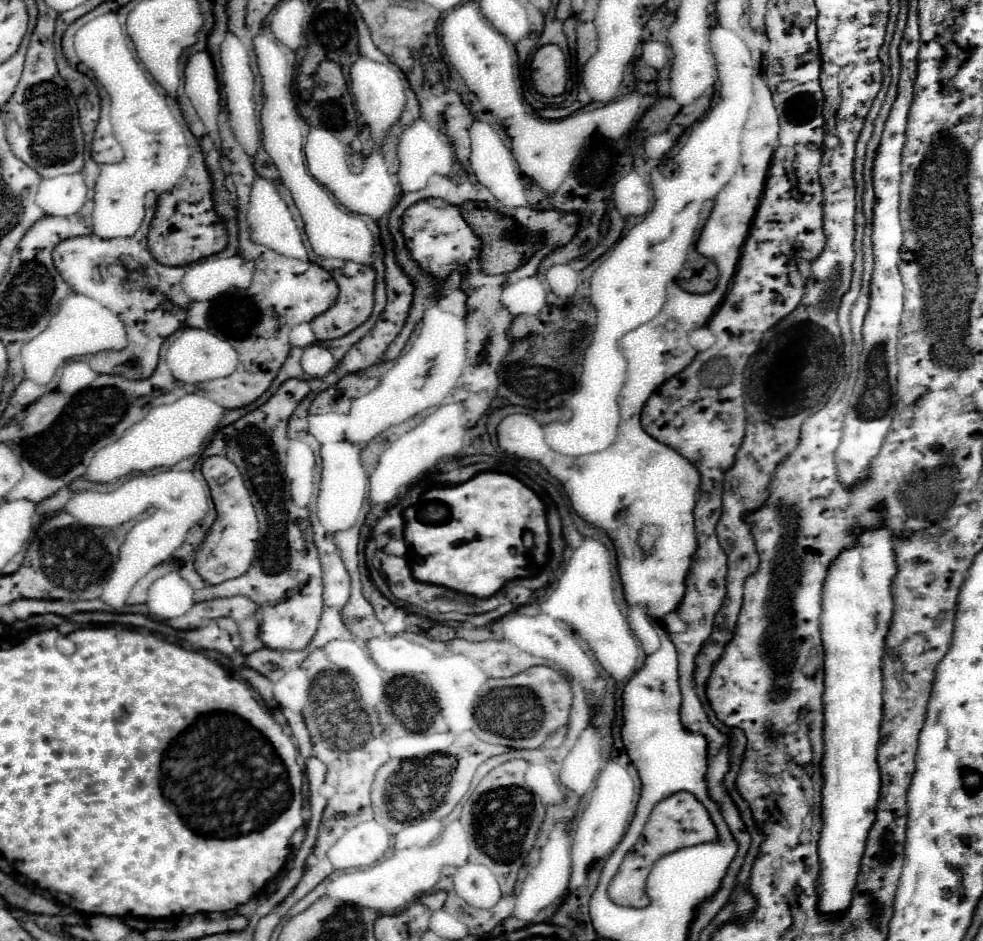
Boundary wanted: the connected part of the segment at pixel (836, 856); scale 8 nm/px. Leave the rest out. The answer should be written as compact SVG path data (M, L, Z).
M888 526L862 530L856 534L856 544L842 550L828 568L822 586L822 616L820 632L826 654L824 662L824 758L822 758L822 832L818 842L818 856L822 872L818 878L820 912L844 912L852 900L860 860L864 854L868 830L874 822L874 810L880 794L880 772L876 750L880 742L882 722L882 656L884 640L890 628L894 602L892 580L896 576L896 554L892 544L892 530Z

